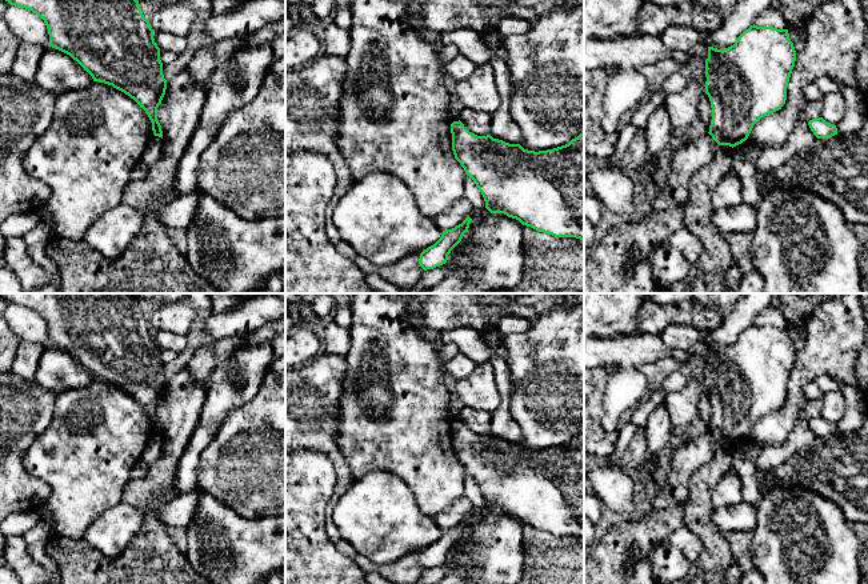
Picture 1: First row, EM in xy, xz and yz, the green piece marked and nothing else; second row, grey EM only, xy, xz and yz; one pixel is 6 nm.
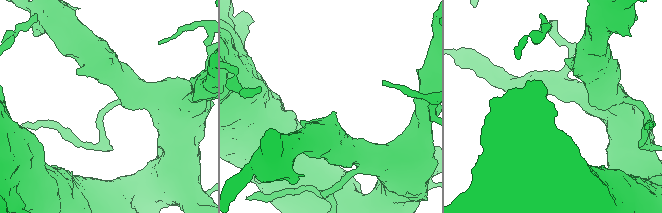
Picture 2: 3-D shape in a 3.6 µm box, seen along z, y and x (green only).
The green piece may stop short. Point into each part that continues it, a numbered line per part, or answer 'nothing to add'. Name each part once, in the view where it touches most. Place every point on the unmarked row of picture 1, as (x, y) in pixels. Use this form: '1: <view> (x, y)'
nothing to add

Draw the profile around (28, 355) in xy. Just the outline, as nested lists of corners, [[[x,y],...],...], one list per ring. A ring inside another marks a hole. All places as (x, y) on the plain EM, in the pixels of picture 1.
[[[21,341],[11,372],[27,381],[36,381],[39,363],[43,357],[45,345],[40,343]]]

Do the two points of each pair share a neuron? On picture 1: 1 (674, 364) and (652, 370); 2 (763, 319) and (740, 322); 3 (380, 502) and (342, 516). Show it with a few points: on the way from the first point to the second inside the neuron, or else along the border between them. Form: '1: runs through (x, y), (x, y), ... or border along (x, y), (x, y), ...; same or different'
1: runs through (668, 364), (658, 370); same
2: border along (766, 307), (752, 322); different
3: runs through (371, 511), (367, 515), (351, 515); same

